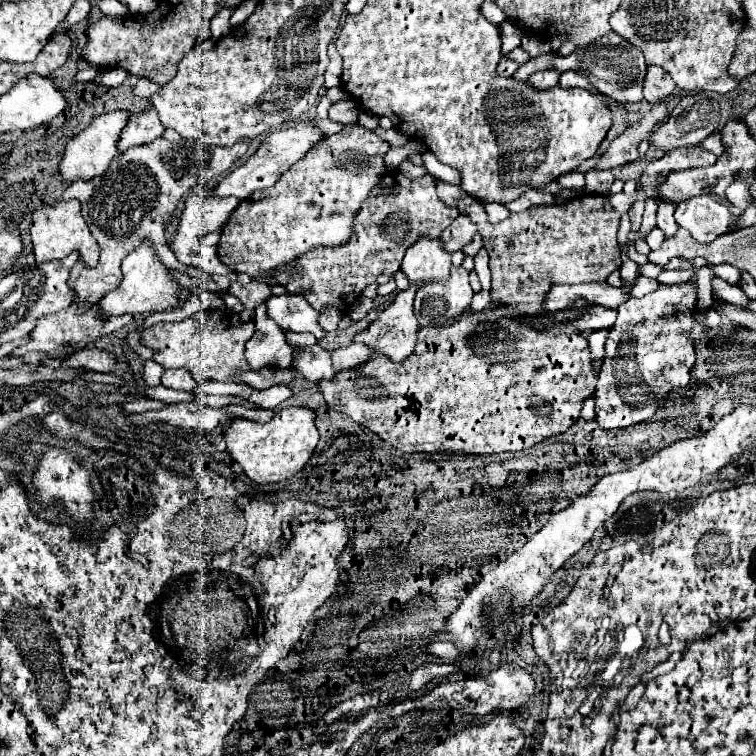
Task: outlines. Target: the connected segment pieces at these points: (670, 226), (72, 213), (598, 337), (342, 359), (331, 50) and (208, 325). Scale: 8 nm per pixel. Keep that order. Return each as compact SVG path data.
M662 200L662 202L658 204L658 214L656 214L656 218L658 218L658 228L660 228L666 236L672 236L672 234L676 232L676 228L678 228L678 224L676 224L676 220L674 220L674 208L676 208L676 204L674 204L674 202L668 202L668 200Z
M60 200L60 202L46 204L40 210L36 210L32 216L30 234L32 234L32 244L34 244L34 254L36 254L38 264L48 262L48 260L60 260L74 250L82 252L82 260L88 266L96 266L100 258L100 246L92 238L92 232L88 230L88 224L84 222L80 214L80 202L76 200L66 200L66 202Z
M610 328L596 330L592 334L588 334L588 342L590 342L590 354L594 360L594 370L600 372L600 366L604 364L605 343Z
M350 344L350 346L342 346L338 350L332 350L330 358L332 358L334 370L340 372L340 370L348 370L348 368L360 366L372 354L374 354L374 350L368 348L368 346L364 346L364 344Z
M330 42L328 46L328 58L330 58L330 64L326 68L326 88L332 88L332 86L340 86L340 74L342 74L342 58L338 56L338 50L334 46L334 42Z
M200 310L180 322L160 322L146 328L144 344L158 350L154 360L164 368L186 368L194 374L198 384L206 384L210 380L230 382L234 370L250 370L244 358L244 344L252 338L254 330L254 322L240 322L236 312Z

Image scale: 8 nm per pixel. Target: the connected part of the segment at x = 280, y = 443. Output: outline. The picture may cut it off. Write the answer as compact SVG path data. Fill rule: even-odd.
M290 406L278 410L270 422L260 424L248 418L234 418L230 420L224 430L226 446L230 456L240 462L246 476L256 484L280 482L292 478L298 470L306 466L310 460L316 444L318 444L318 430L316 430L316 412L308 406Z

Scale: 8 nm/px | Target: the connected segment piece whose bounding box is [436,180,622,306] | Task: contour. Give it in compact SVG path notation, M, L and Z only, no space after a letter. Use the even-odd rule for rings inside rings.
M436 182L436 192L440 200L448 206L456 206L462 214L470 214L478 222L478 232L484 238L490 270L492 270L492 288L490 298L498 304L512 304L522 296L546 296L556 284L576 284L576 282L600 282L606 284L606 276L620 268L620 248L616 244L618 232L618 214L604 206L600 210L584 212L574 206L546 206L540 210L511 213L508 218L495 225L488 221L487 214L474 198L468 198L458 186ZM478 214L484 214L484 220L478 220Z

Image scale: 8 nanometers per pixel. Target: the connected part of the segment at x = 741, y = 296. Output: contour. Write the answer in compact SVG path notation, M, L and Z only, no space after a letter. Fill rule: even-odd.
M712 276L712 290L714 290L714 294L718 294L724 302L740 304L740 306L746 306L746 302L748 302L748 296L742 292L740 286L728 284L726 280L722 280L722 278L718 278L718 276Z

